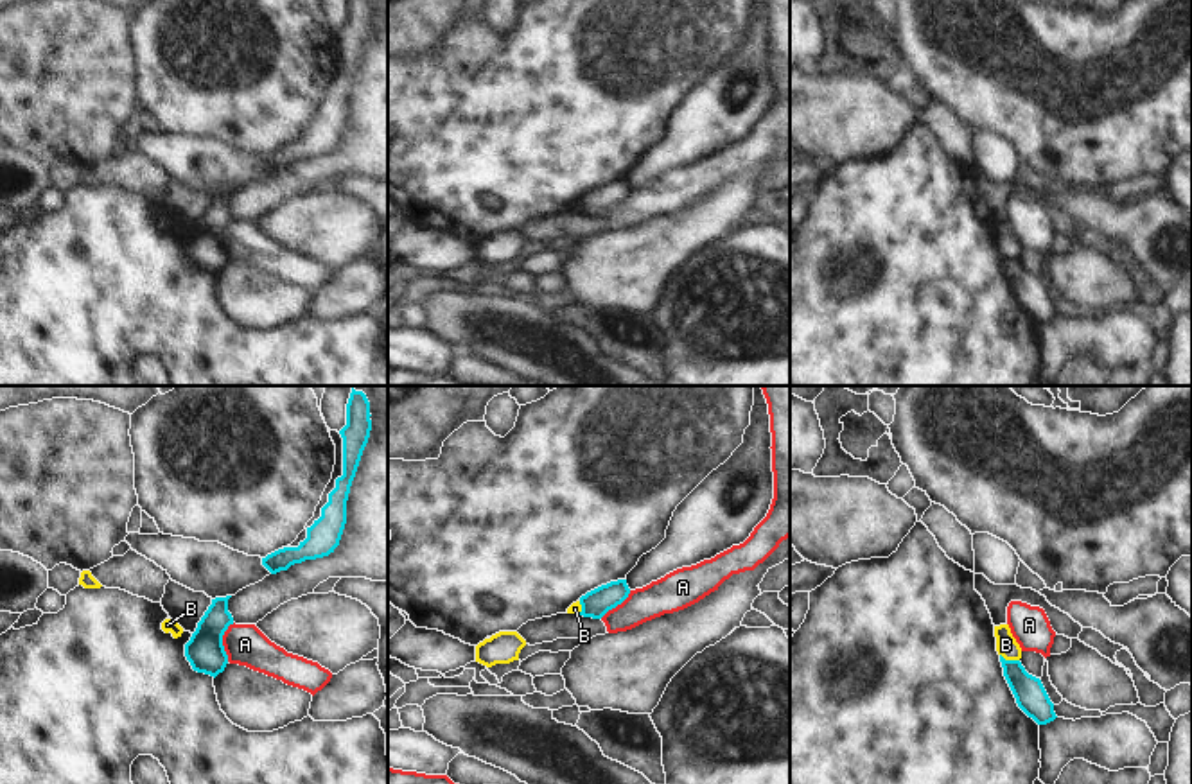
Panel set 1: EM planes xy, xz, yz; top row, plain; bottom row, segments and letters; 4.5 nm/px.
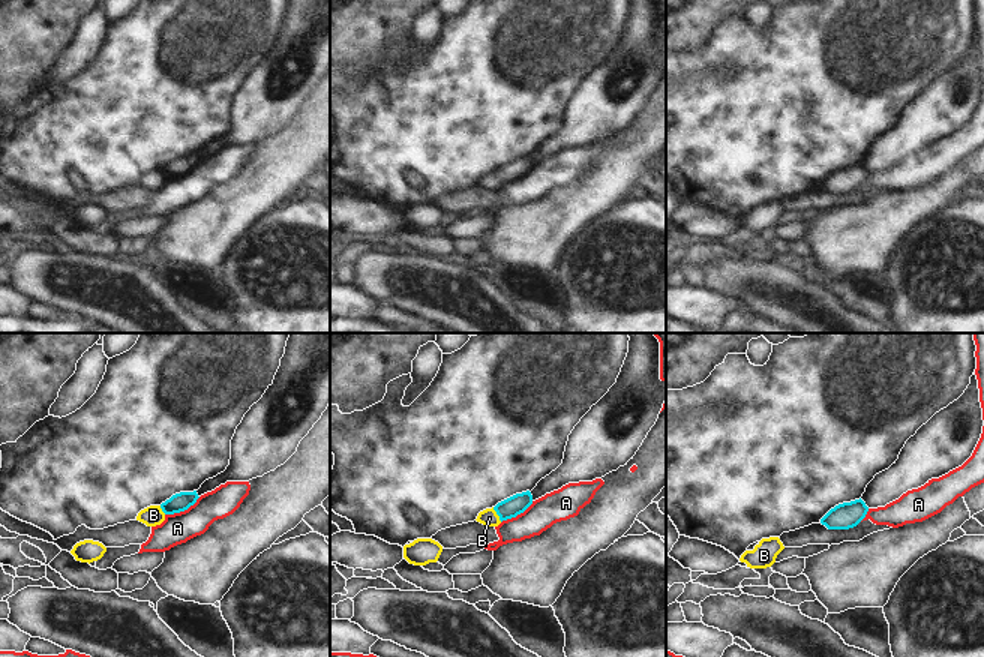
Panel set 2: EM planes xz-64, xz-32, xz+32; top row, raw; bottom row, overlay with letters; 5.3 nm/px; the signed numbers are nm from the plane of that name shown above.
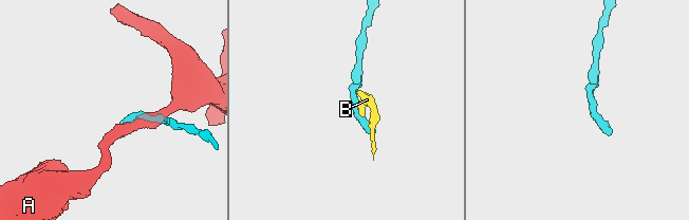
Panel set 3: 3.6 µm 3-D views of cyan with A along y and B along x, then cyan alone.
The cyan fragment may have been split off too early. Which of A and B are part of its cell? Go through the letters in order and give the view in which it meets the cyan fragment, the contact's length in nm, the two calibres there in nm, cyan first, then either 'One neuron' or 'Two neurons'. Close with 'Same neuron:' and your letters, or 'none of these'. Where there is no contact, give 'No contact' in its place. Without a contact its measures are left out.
A: Touches cyan in xy. Shared border 180 nm. Thickness 170 nm (cyan) against 190 nm. Two neurons
B: Touches cyan in yz. Shared border 90 nm. Thickness 140 nm (cyan) against 100 nm. Two neurons
Same neuron: none of these.

